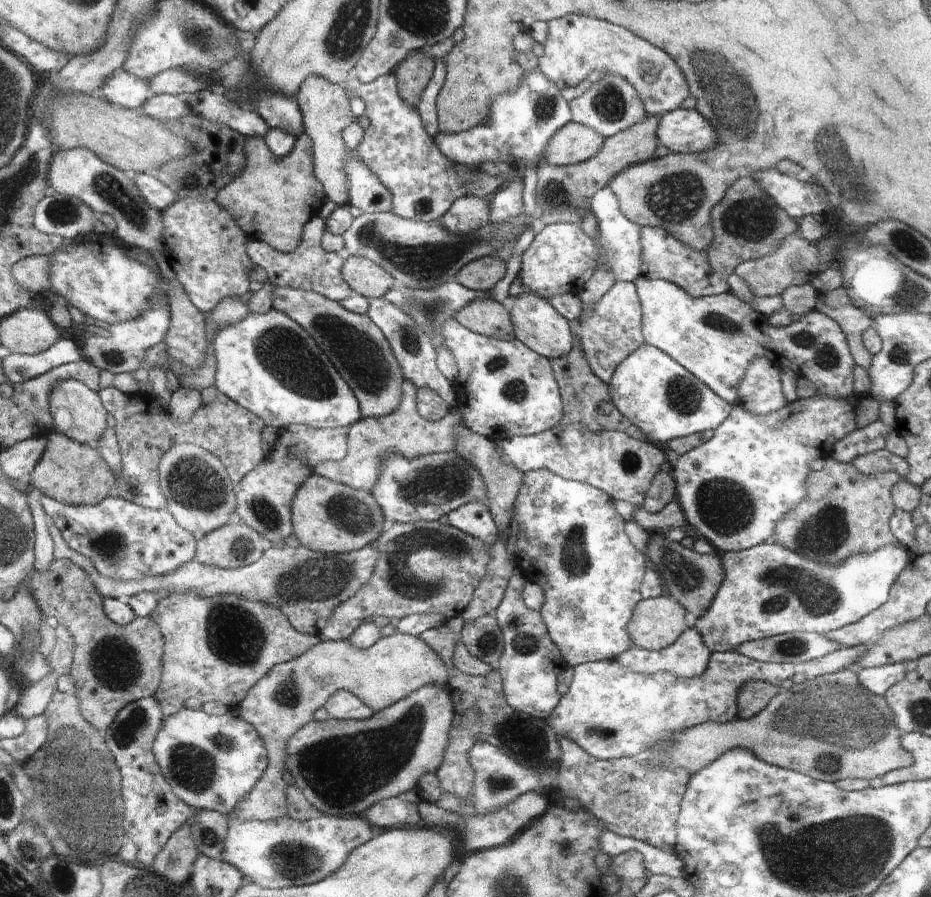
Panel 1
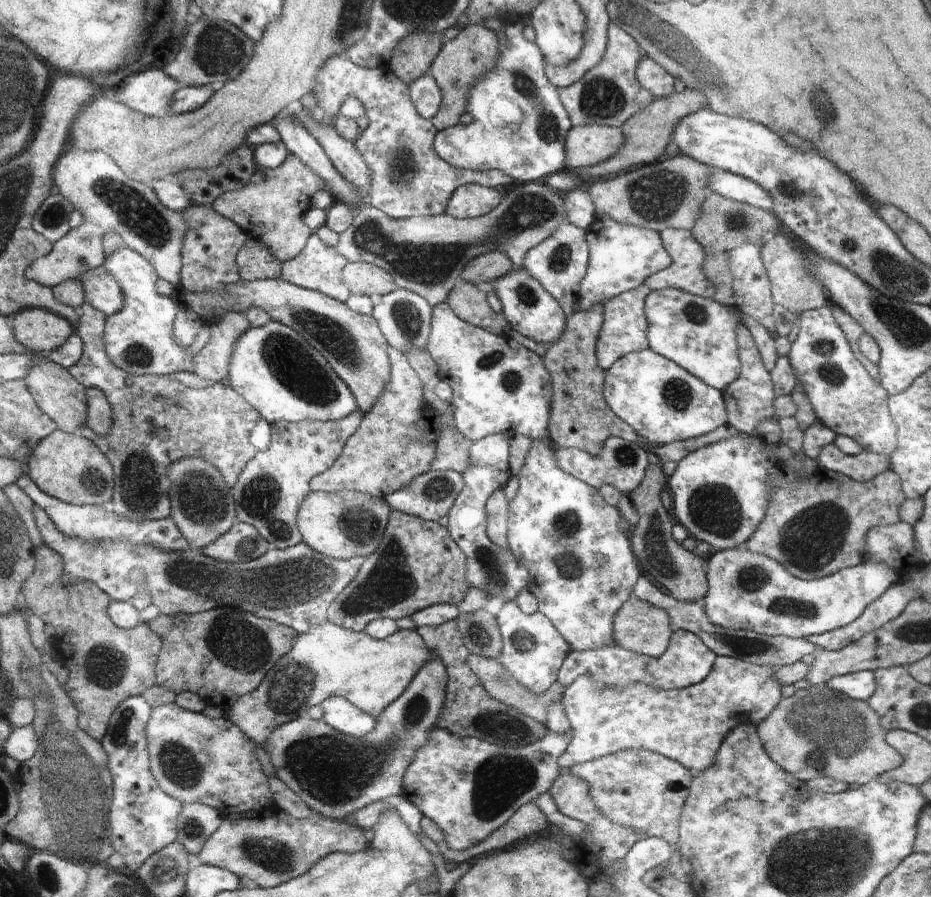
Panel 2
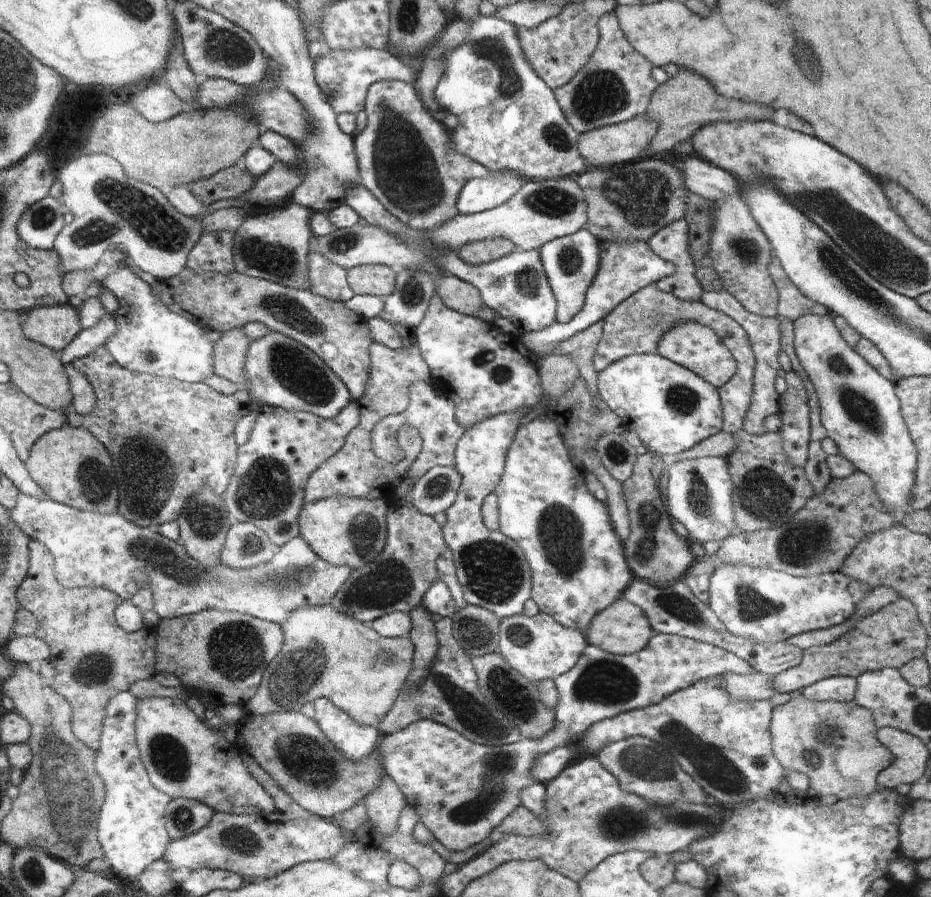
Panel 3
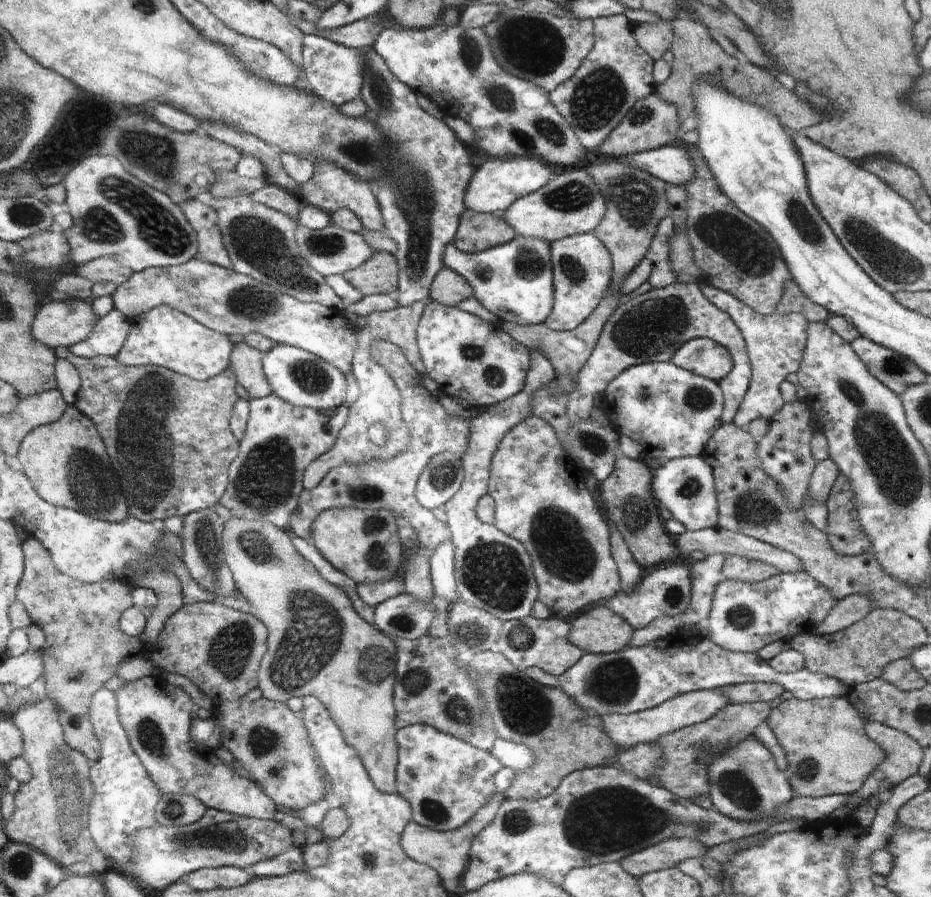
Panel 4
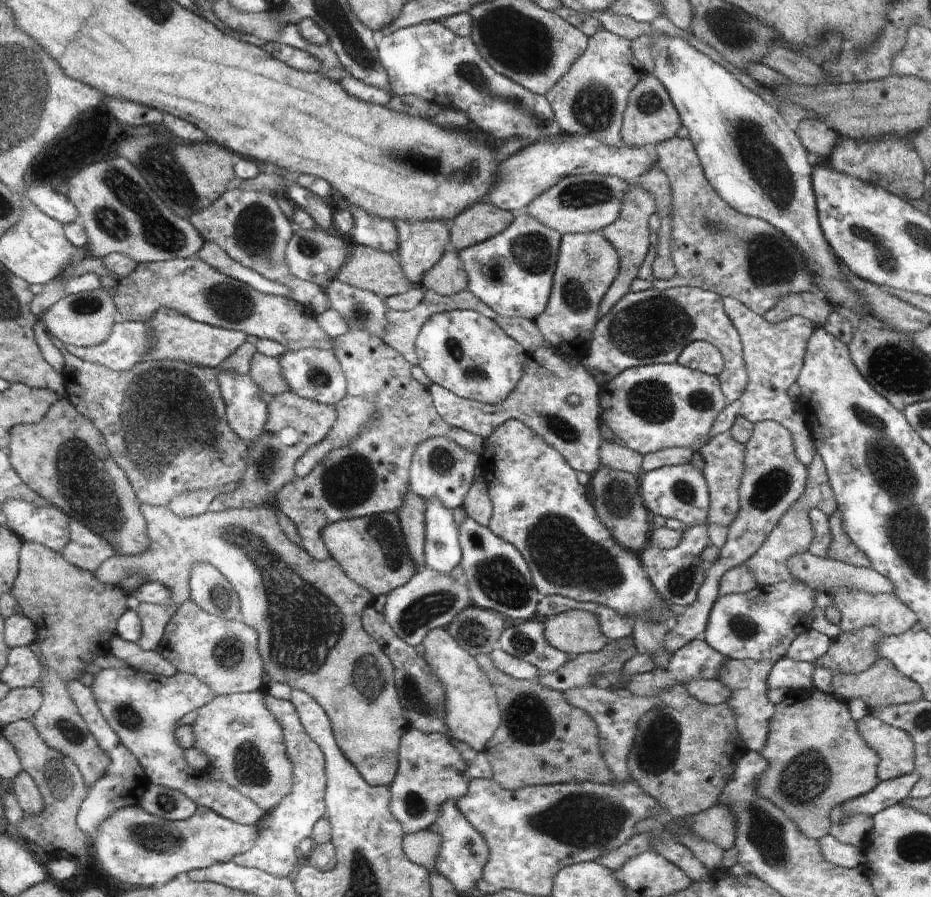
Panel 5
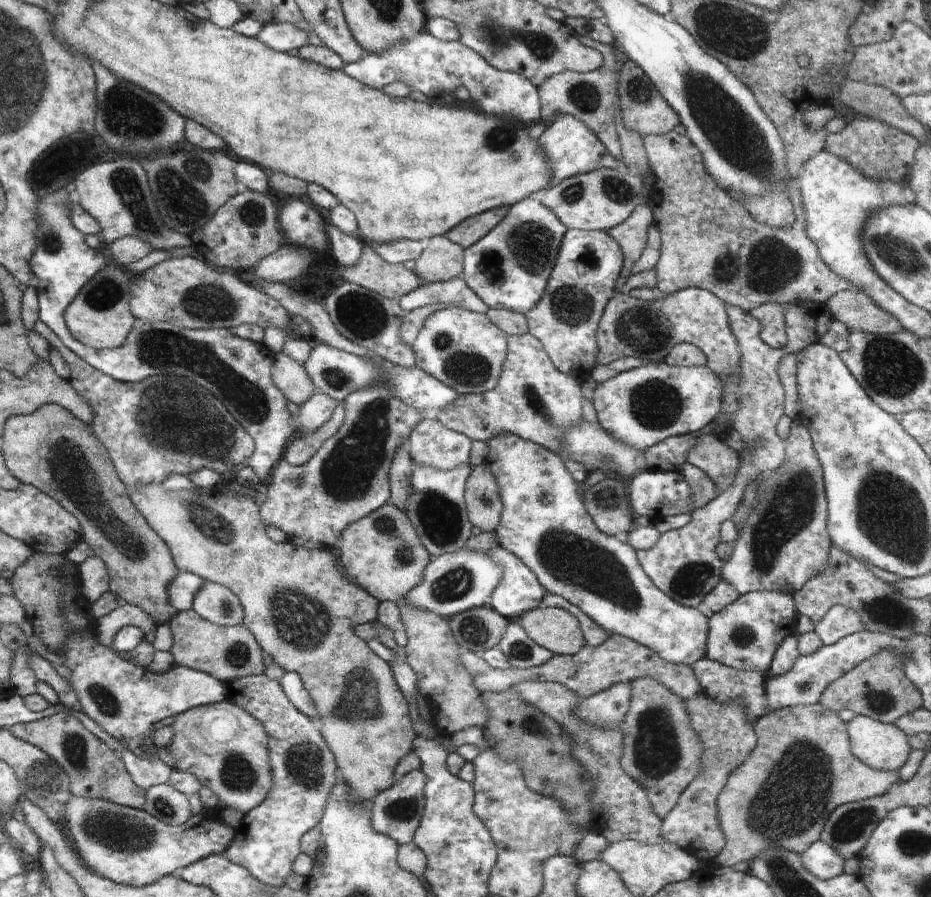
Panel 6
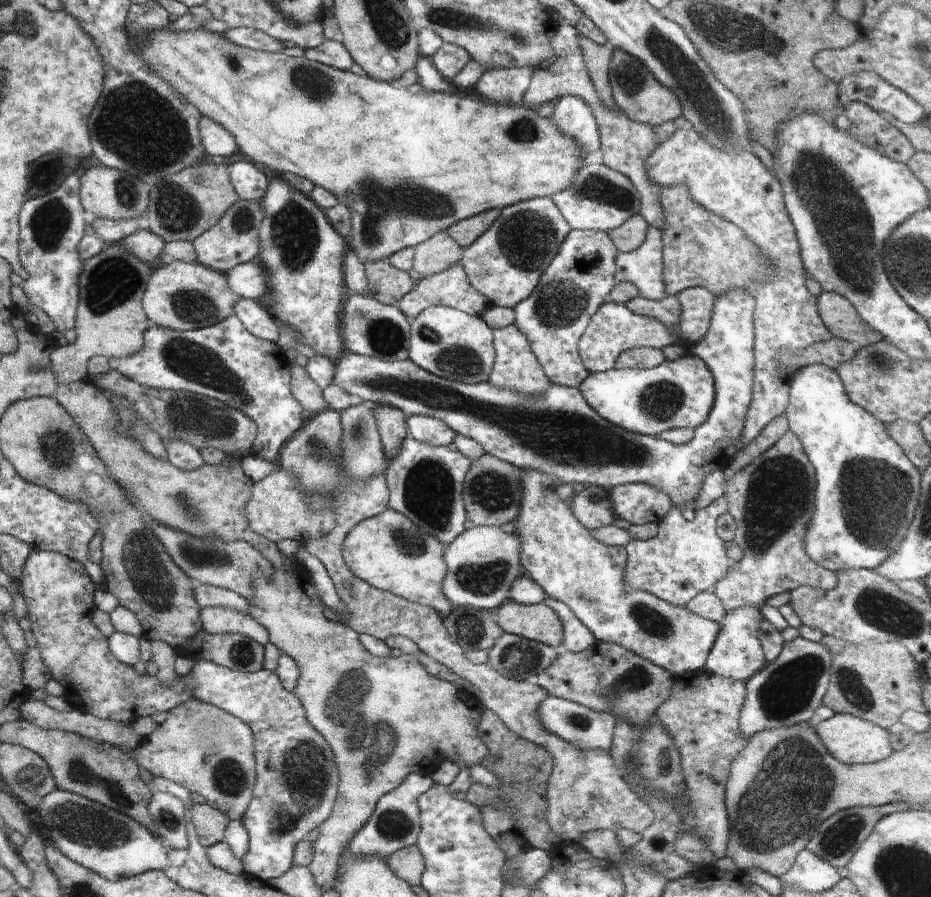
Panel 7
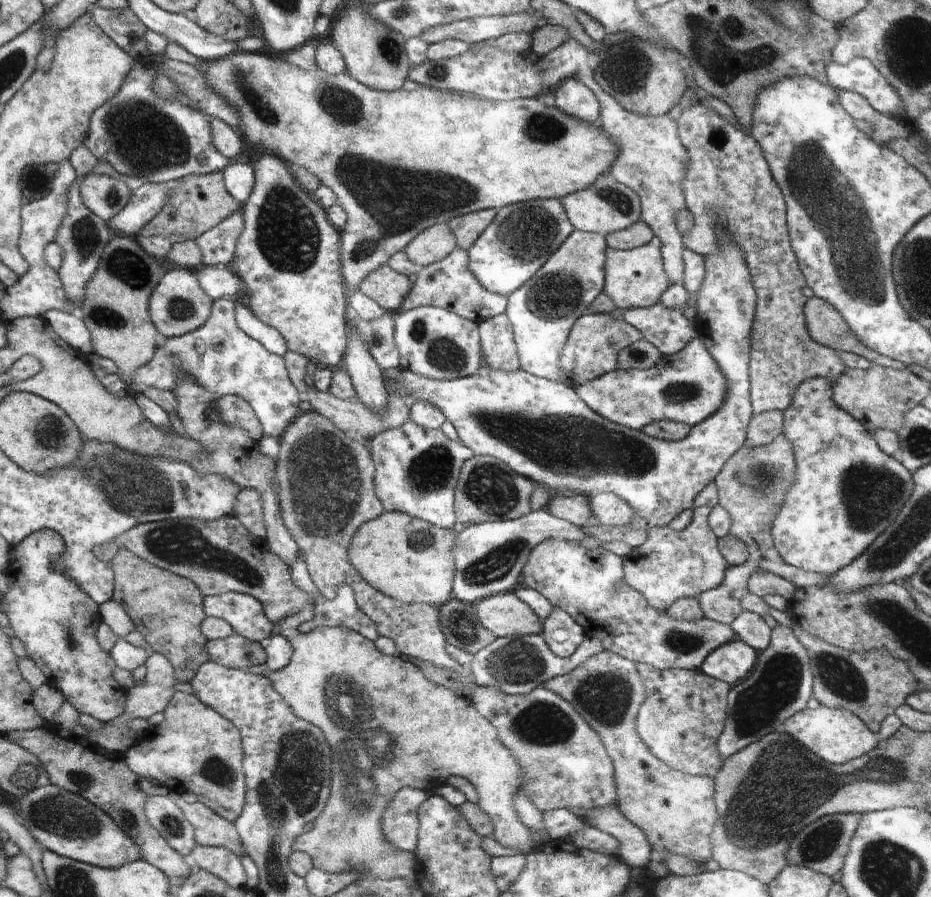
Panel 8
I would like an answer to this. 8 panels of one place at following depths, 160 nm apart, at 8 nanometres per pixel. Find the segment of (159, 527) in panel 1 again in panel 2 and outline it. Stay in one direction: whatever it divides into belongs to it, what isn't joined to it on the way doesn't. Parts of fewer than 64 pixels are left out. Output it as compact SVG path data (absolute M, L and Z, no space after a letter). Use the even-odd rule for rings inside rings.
M24 476L16 484L30 497L38 508L46 511L46 514L52 519L56 528L66 536L81 539L87 543L94 543L98 540L108 539L127 541L130 544L144 544L144 546L155 547L163 551L185 551L192 547L192 544L184 538L182 531L176 526L171 516L161 519L146 519L137 521L133 518L123 517L114 514L113 511L106 511L102 505L73 505L65 503L52 495L39 489L36 483L28 476Z

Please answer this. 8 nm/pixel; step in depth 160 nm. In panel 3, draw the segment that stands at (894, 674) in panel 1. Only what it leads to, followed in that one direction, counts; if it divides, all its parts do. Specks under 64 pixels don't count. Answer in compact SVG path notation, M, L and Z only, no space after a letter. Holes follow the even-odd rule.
M828 677L802 689L802 694L815 701L848 702L855 697L857 680L854 677Z

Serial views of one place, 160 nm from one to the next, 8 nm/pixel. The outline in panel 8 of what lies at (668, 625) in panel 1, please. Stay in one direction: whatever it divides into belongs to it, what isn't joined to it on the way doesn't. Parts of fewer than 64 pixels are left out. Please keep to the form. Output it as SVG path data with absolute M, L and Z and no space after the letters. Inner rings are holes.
M514 592L486 597L475 606L484 628L499 637L538 635L542 622Z

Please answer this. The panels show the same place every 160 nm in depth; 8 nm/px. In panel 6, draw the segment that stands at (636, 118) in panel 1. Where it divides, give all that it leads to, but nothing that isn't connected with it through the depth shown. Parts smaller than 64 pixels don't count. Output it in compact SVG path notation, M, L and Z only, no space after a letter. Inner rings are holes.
M579 36L579 39L584 46L596 49L603 56L603 64L597 69L583 73L564 71L545 80L537 88L541 100L542 122L549 124L560 115L576 117L600 139L606 150L621 162L621 144L617 135L614 110L620 68L617 69L614 45L602 44L586 36Z

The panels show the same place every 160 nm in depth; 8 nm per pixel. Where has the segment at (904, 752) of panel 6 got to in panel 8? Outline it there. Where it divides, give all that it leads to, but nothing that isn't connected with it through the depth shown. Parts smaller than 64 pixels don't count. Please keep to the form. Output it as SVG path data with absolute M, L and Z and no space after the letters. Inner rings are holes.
M818 706L816 709L806 707L803 711L793 714L781 726L788 736L798 740L810 752L820 756L826 762L847 763L852 759L870 753L880 742L879 733L870 730L860 718L844 709L833 709L832 707Z

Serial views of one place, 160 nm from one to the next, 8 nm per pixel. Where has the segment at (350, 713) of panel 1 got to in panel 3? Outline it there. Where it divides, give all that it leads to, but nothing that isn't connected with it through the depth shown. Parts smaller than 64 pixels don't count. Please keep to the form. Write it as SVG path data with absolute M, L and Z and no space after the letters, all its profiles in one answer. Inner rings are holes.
M318 698L313 717L319 723L329 741L332 741L345 757L353 761L362 760L369 752L377 748L382 734L376 726L361 725L334 706L328 698Z

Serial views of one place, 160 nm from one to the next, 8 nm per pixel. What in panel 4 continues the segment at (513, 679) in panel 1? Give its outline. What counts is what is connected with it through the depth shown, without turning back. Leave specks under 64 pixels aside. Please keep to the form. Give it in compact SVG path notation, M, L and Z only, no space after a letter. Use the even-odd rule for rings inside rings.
M530 614L522 620L503 621L495 650L502 653L504 658L507 658L520 670L525 671L530 667L538 667L552 676L559 677L572 665L575 665L585 653L569 641L570 626L568 621L558 616L537 619Z

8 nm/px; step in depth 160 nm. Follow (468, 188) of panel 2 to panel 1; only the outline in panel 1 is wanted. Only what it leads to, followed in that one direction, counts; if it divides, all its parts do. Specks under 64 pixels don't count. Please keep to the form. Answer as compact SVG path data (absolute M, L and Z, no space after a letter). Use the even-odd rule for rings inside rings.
M476 195L457 198L438 222L453 235L463 235L491 222L488 199Z

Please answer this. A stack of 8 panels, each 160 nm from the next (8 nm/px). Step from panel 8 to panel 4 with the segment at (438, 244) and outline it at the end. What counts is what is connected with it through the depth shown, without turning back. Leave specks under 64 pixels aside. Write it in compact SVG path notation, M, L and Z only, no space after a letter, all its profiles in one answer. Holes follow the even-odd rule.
M443 267L431 285L430 298L447 307L456 307L473 296L470 283L457 272Z

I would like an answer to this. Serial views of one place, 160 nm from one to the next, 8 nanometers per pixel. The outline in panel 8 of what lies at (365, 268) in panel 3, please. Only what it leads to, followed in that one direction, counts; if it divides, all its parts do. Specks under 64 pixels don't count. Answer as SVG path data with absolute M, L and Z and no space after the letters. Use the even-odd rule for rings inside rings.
M386 264L364 277L359 289L385 311L398 313L404 311L403 304L412 285L412 278Z

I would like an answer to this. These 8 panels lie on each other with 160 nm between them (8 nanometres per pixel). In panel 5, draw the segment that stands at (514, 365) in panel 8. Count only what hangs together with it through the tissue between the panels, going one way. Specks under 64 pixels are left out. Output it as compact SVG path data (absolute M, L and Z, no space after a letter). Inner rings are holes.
M542 346L538 350L525 352L522 366L522 378L515 390L512 390L504 402L498 404L465 400L442 386L432 384L429 391L436 413L448 426L466 430L482 439L490 437L504 422L522 422L552 446L574 471L586 472L592 476L600 468L600 384L581 363L578 366L568 364L551 347ZM572 393L580 396L578 404L568 404L568 396Z

